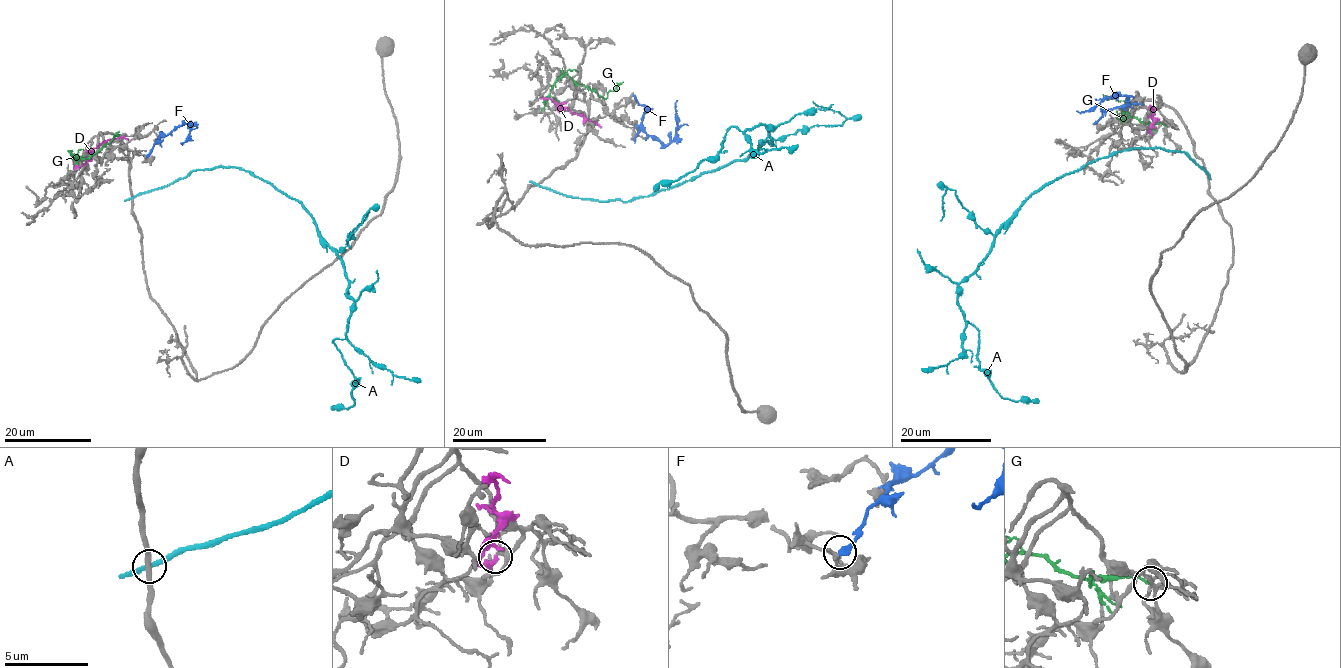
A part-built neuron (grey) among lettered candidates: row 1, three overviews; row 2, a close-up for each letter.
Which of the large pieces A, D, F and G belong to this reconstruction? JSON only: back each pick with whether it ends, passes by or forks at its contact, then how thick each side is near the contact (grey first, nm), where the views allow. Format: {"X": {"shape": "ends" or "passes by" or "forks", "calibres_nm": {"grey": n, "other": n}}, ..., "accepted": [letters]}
{"accepted": []}

